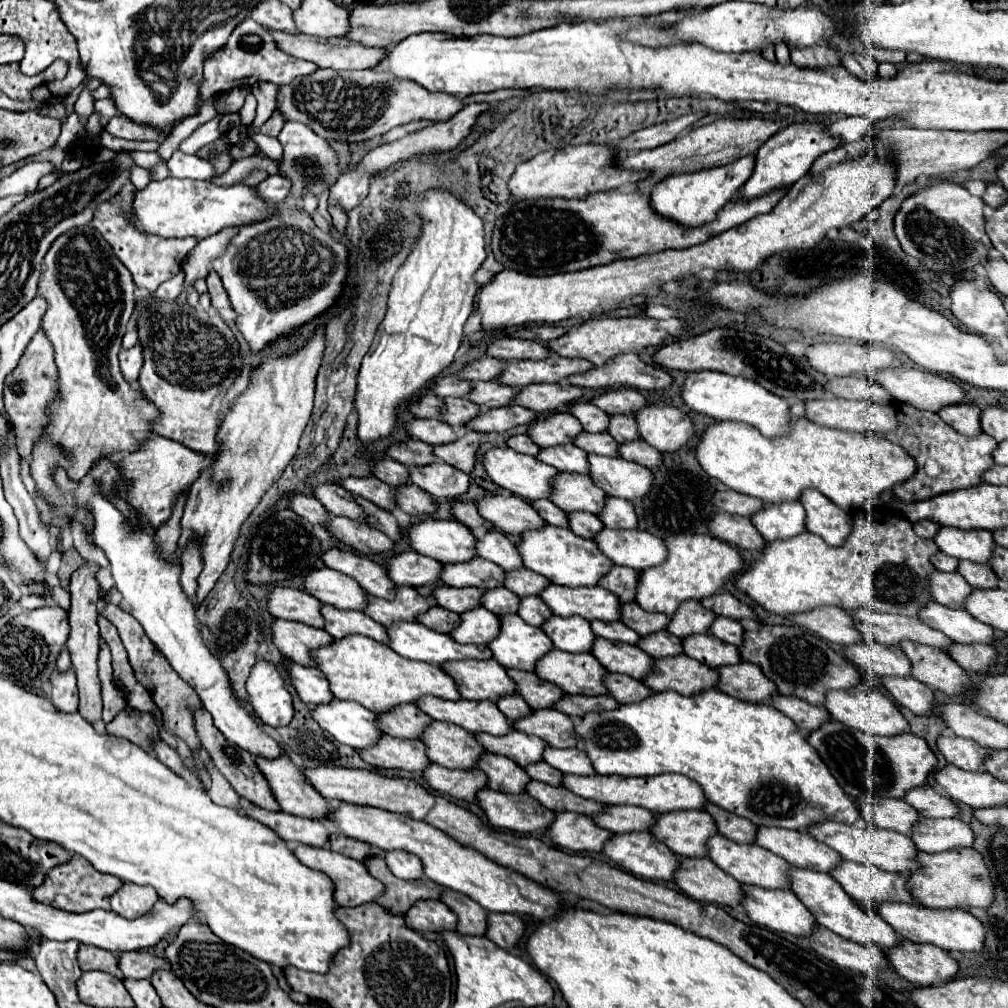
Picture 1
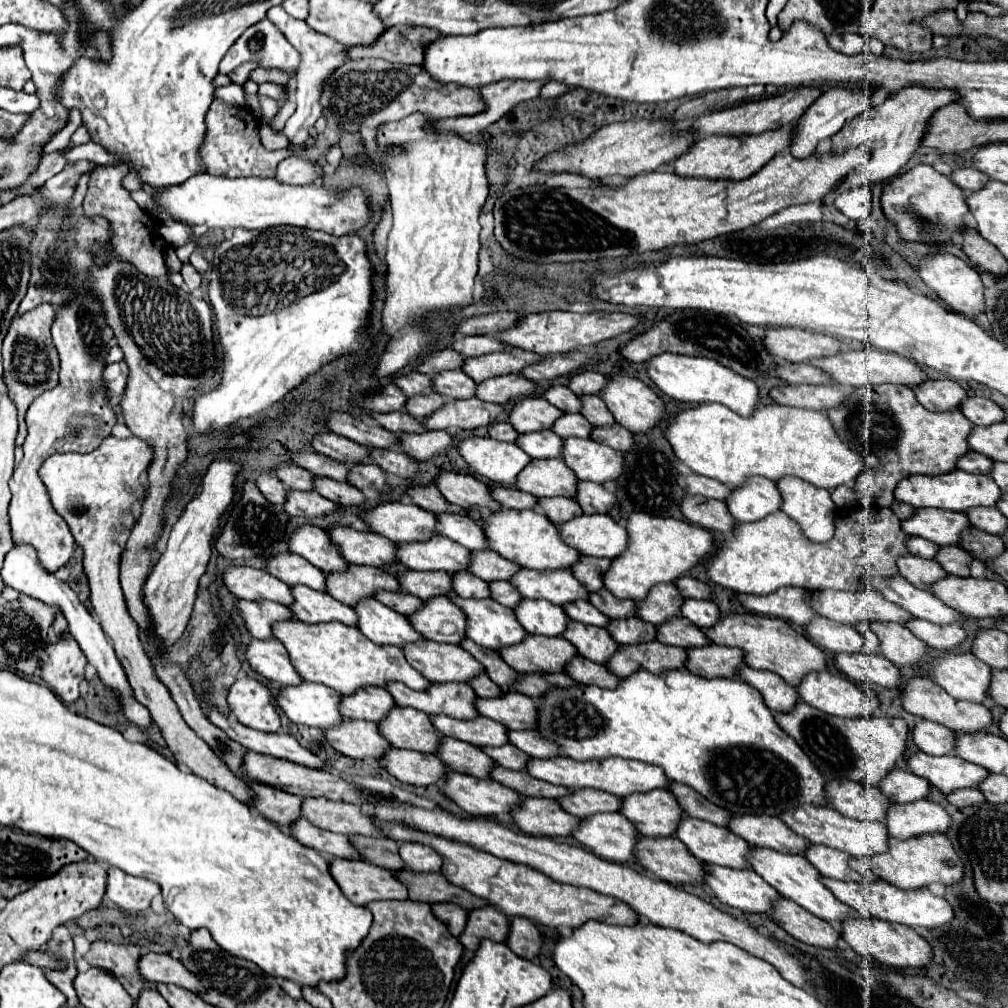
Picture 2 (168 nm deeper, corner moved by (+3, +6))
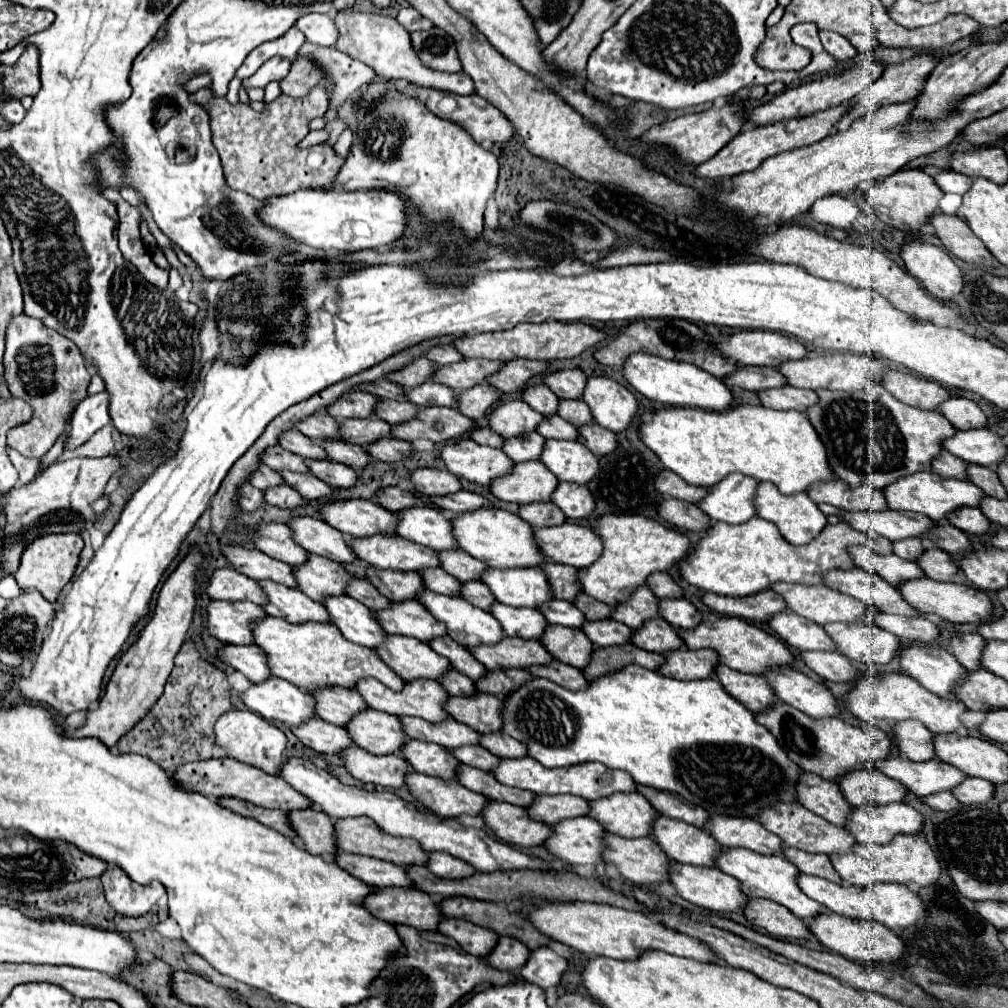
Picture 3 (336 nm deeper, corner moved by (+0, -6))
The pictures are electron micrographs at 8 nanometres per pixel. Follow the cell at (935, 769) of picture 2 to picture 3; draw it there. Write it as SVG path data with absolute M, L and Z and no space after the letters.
M898 756L898 758L888 758L884 762L876 762L874 768L902 782L916 796L930 796L936 792L952 790L958 784L962 784L962 780L968 778L968 774L940 762L938 758L928 762L912 762L908 758Z

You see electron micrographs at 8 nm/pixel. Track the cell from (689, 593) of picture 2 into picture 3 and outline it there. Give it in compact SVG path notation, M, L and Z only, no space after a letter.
M652 574L652 578L648 578L648 586L652 588L654 594L658 594L658 598L684 598L684 590L674 582L674 578L670 574Z

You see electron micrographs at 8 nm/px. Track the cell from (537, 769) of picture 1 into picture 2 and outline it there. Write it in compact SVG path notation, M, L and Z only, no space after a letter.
M505 744L505 746L499 746L499 748L491 748L491 746L483 746L483 750L499 764L499 766L505 766L509 770L523 770L529 756L521 750L517 750L515 746L511 744Z

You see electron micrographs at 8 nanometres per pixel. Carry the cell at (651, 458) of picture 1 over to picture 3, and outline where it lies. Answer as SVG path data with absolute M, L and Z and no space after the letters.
M596 422L580 428L580 442L596 456L604 456L604 454L610 454L612 450L616 450L616 434L602 428Z

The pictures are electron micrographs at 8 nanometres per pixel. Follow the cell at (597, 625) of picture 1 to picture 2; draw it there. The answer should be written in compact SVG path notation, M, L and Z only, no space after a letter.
M587 600L585 602L569 602L569 606L563 606L565 614L569 614L571 620L581 622L581 624L593 624L593 626L607 626L609 618L603 616L595 606L591 606Z

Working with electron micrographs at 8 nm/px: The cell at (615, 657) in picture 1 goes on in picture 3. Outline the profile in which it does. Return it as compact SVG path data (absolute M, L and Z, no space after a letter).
M548 626L548 634L544 634L542 644L556 660L576 668L586 668L594 652L594 644L586 638L582 630L564 626Z

